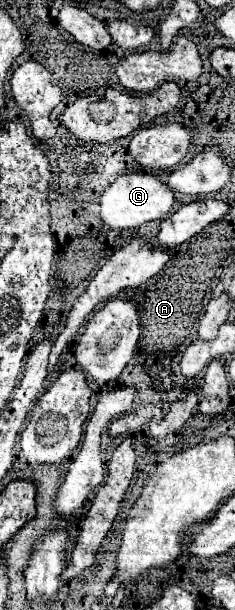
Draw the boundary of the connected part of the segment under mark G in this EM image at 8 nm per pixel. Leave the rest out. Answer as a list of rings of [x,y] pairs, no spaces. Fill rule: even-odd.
[[[144,172],[124,174],[124,176],[118,176],[110,184],[110,188],[104,192],[102,204],[100,204],[100,218],[102,218],[104,226],[112,228],[112,230],[138,228],[144,222],[160,220],[162,216],[166,216],[172,210],[174,202],[176,202],[174,192],[160,178],[156,178],[152,174],[144,174]]]

